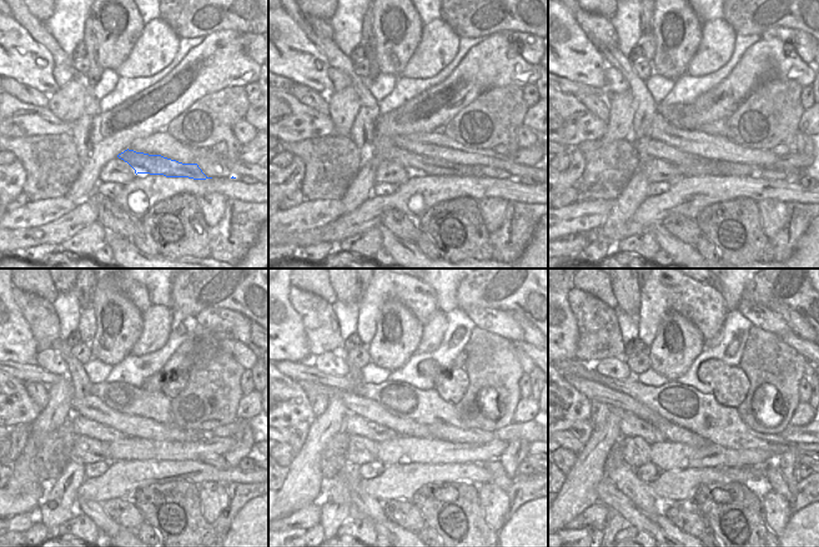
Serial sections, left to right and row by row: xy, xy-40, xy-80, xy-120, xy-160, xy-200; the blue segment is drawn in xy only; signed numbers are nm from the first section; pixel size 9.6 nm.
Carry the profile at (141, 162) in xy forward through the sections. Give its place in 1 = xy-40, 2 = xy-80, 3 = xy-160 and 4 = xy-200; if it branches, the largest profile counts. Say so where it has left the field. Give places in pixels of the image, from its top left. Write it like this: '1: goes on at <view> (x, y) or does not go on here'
1: goes on at xy-40 (418, 164)
2: goes on at xy-80 (647, 147)
3: goes on at xy-160 (353, 423)
4: goes on at xy-200 (629, 426)

